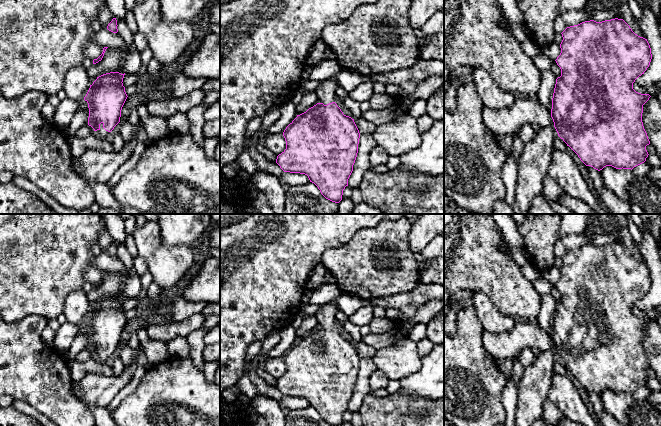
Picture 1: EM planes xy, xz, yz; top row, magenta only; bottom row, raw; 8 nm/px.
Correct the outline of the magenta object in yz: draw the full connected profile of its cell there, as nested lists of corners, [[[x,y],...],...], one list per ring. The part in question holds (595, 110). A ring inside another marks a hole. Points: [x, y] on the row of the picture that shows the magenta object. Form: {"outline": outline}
{"outline": [[[618,18],[605,20],[602,22],[596,22],[594,20],[585,21],[578,25],[567,27],[561,34],[563,37],[563,40],[560,44],[561,53],[555,60],[561,69],[561,76],[556,79],[551,109],[551,117],[553,119],[554,126],[541,128],[539,131],[535,132],[534,139],[524,145],[524,150],[520,155],[517,165],[518,176],[516,195],[515,201],[512,204],[512,208],[515,214],[530,214],[529,210],[532,199],[540,195],[540,193],[543,191],[543,180],[550,166],[551,155],[553,152],[553,142],[557,136],[559,136],[567,144],[567,146],[569,146],[578,155],[580,160],[586,166],[591,166],[598,171],[602,170],[606,166],[612,166],[616,169],[623,168],[632,170],[634,167],[644,163],[649,155],[646,150],[646,146],[650,144],[650,141],[643,126],[642,113],[643,105],[649,100],[651,96],[649,94],[638,93],[633,89],[633,83],[639,76],[644,74],[652,59],[651,48],[647,39],[635,34],[623,19]]]}

